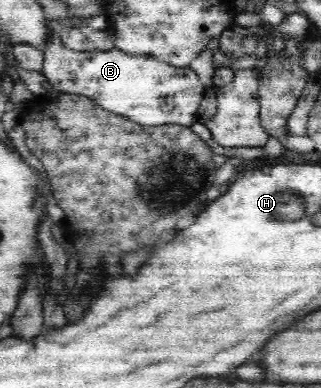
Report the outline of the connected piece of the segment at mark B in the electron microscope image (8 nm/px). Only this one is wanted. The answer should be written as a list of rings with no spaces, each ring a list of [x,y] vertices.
[[[48,20],[52,34],[50,42],[43,48],[44,65],[42,74],[53,86],[55,91],[61,93],[75,93],[88,96],[93,99],[101,108],[127,117],[133,122],[145,126],[159,126],[160,124],[182,124],[190,127],[199,121],[199,104],[205,98],[205,85],[201,83],[199,76],[190,68],[173,66],[169,63],[160,61],[151,55],[131,55],[119,49],[108,51],[87,51],[77,52],[63,45],[60,32],[54,30],[55,23]]]

